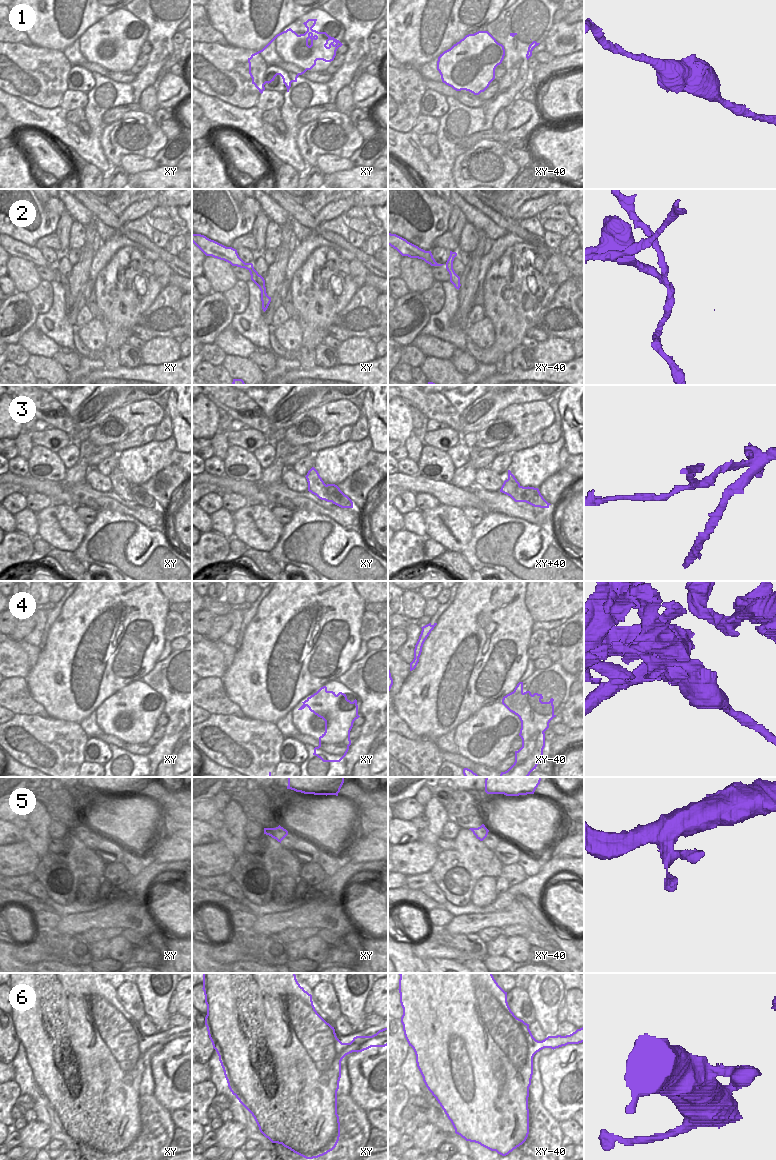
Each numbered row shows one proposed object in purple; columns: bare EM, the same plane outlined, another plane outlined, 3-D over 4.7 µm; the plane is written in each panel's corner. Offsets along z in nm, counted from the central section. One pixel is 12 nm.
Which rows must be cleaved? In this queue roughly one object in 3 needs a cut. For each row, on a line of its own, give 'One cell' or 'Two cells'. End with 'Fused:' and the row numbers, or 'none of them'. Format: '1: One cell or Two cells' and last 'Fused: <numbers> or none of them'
1: One cell
2: Two cells
3: Two cells
4: Two cells
5: One cell
6: One cell
Fused: 2, 3, 4

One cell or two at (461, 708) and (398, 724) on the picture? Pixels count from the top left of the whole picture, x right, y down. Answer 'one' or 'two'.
two

